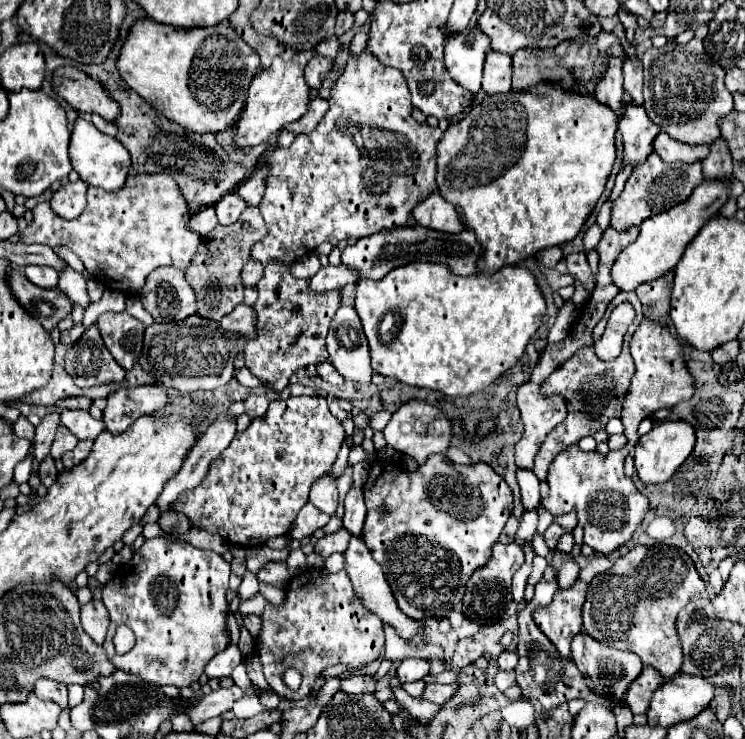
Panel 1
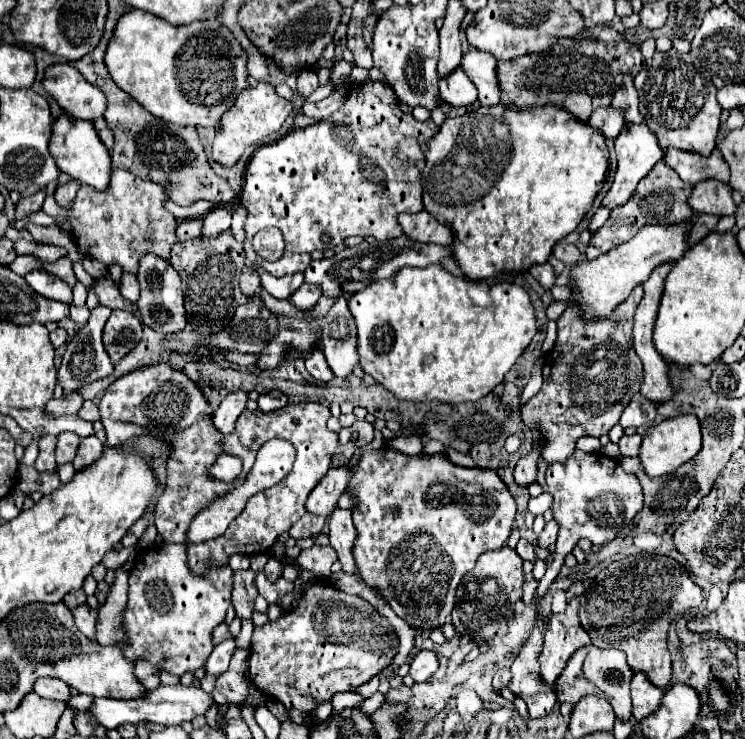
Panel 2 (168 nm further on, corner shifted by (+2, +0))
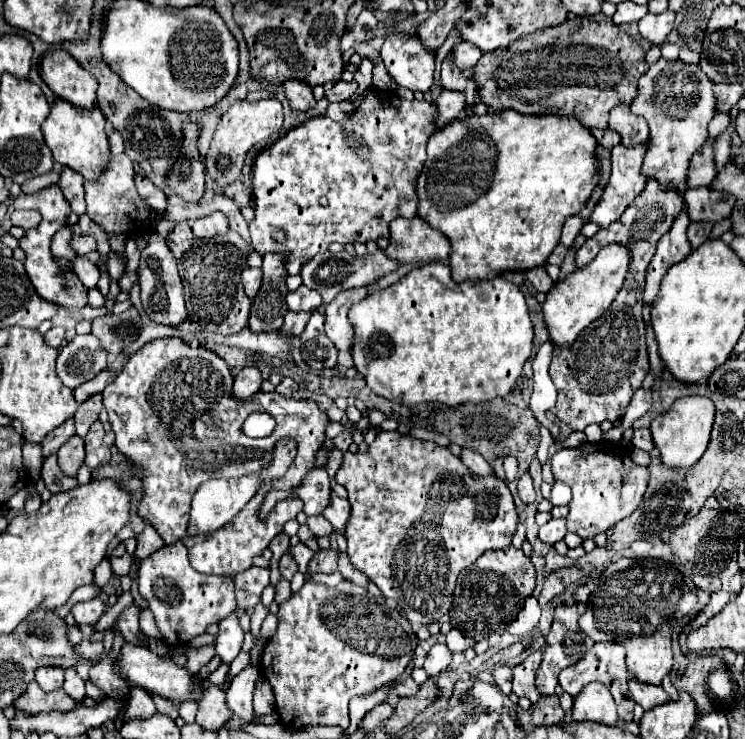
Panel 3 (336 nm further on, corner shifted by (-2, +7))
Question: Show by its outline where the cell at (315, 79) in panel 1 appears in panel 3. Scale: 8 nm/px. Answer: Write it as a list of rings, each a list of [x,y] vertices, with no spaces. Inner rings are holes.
[[[285,81],[283,91],[289,101],[291,111],[309,111],[317,105],[317,101],[313,97],[313,89],[301,85],[299,81]]]

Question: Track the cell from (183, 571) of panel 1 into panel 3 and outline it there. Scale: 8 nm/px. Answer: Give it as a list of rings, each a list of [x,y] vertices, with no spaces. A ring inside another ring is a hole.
[[[183,543],[167,545],[143,559],[139,573],[139,593],[147,599],[167,645],[185,645],[189,639],[205,633],[207,625],[219,623],[237,609],[233,581],[229,577],[209,577],[197,573],[187,559],[187,549]]]

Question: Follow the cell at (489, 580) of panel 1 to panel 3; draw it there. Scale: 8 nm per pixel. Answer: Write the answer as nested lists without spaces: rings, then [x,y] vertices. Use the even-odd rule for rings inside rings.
[[[507,547],[499,551],[485,551],[469,569],[459,573],[449,623],[465,637],[475,641],[487,639],[491,633],[501,633],[517,619],[525,599],[535,589],[535,569],[521,549]]]

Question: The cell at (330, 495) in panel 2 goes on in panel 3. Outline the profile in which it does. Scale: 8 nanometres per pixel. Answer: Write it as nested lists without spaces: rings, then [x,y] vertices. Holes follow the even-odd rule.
[[[311,469],[301,485],[293,487],[289,491],[295,497],[301,497],[303,501],[303,513],[307,517],[311,515],[321,515],[325,505],[329,503],[329,493],[331,493],[331,483],[329,483],[329,475],[325,469]]]

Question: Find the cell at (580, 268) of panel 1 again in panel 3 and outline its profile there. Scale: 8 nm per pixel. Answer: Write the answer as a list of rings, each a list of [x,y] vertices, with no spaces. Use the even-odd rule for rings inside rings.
[[[573,215],[573,217],[569,217],[569,219],[565,221],[565,225],[563,225],[561,243],[563,243],[565,247],[571,247],[571,243],[573,243],[573,241],[575,241],[575,237],[579,235],[581,227],[583,227],[583,219],[581,219],[579,215]]]

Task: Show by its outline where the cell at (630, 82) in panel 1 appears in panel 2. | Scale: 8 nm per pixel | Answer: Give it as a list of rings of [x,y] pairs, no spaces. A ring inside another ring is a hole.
[[[627,74],[623,78],[623,84],[617,88],[611,106],[621,108],[625,112],[625,122],[643,122],[641,112],[639,112],[639,94],[633,86],[633,76],[631,74]]]

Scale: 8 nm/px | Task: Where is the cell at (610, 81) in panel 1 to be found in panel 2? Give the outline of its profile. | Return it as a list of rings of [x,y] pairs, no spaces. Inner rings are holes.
[[[597,108],[597,110],[593,110],[589,124],[599,128],[605,138],[615,140],[617,134],[621,132],[625,120],[623,120],[623,112],[619,108]]]

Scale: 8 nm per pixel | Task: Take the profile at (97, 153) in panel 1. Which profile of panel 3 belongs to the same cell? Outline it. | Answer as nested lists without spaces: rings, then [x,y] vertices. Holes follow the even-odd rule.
[[[57,99],[51,105],[51,113],[43,123],[43,137],[49,145],[53,159],[77,173],[85,179],[97,179],[103,173],[105,165],[109,163],[109,141],[105,135],[105,115],[95,109],[81,109],[71,105],[65,99]]]

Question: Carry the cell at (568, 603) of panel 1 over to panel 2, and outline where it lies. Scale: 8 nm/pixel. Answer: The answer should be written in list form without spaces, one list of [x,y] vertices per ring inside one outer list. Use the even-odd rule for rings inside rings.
[[[575,596],[567,602],[565,612],[553,614],[549,618],[543,636],[543,652],[539,656],[541,678],[547,684],[553,684],[557,676],[563,672],[569,656],[577,648],[589,644],[591,644],[589,634],[579,624],[579,598]]]

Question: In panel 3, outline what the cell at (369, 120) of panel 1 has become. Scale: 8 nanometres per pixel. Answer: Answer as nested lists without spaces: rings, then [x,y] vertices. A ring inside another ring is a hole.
[[[371,91],[365,101],[361,103],[361,107],[349,115],[347,119],[343,119],[341,123],[335,123],[327,117],[315,117],[315,119],[309,119],[305,121],[303,125],[291,129],[285,137],[281,137],[277,143],[273,143],[271,147],[267,147],[265,151],[261,151],[255,159],[255,165],[253,165],[253,195],[255,195],[255,219],[251,221],[249,225],[249,231],[251,231],[251,245],[257,253],[289,253],[289,261],[285,265],[287,273],[289,275],[299,275],[301,271],[301,265],[305,265],[305,261],[309,261],[311,257],[315,257],[317,253],[325,253],[329,249],[331,243],[341,243],[341,245],[347,245],[347,243],[367,243],[369,239],[379,239],[379,237],[389,237],[389,223],[397,217],[405,217],[405,219],[413,219],[417,215],[417,189],[415,189],[415,181],[423,169],[423,163],[425,163],[425,147],[427,147],[427,139],[433,135],[433,113],[437,113],[437,109],[433,109],[433,103],[427,103],[427,101],[405,101],[401,97],[397,97],[395,93],[377,93],[377,91]],[[321,195],[325,195],[329,199],[329,203],[323,207],[319,203]],[[275,231],[283,231],[285,233],[285,243],[277,243],[273,239],[273,233]]]

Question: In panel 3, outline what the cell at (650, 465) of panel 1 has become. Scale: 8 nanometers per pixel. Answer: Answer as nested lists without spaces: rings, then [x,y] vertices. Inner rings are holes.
[[[681,397],[677,399],[665,415],[659,415],[651,421],[651,435],[655,447],[661,453],[661,459],[667,467],[693,467],[707,449],[709,435],[713,429],[715,405],[709,397]]]

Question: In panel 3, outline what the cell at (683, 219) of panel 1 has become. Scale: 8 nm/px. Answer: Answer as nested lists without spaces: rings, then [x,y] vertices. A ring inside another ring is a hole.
[[[607,245],[585,269],[575,269],[547,293],[547,301],[543,303],[543,317],[549,331],[549,339],[555,347],[571,347],[577,335],[605,309],[609,309],[613,297],[617,297],[625,281],[627,267],[629,251],[621,245]]]

